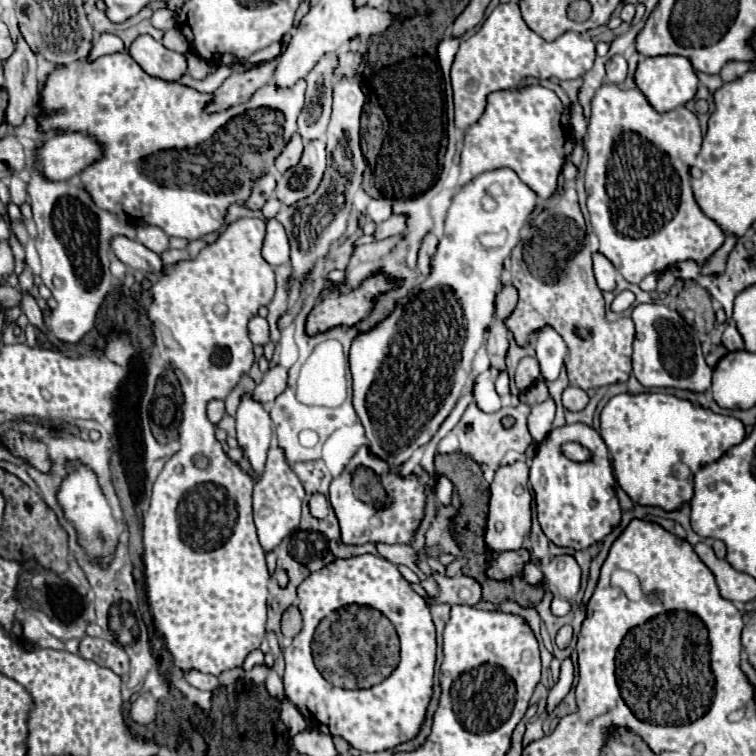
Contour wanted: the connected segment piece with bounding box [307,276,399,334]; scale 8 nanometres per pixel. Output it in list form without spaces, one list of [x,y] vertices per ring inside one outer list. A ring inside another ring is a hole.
[[[375,276],[365,280],[359,288],[355,288],[349,294],[323,298],[307,318],[307,332],[317,334],[337,324],[357,324],[371,312],[375,296],[395,286],[399,286],[399,282],[393,282],[387,276]]]

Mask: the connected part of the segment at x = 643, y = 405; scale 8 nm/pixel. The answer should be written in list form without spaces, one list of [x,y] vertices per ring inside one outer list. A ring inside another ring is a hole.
[[[619,394],[601,412],[601,436],[613,452],[617,482],[631,500],[673,510],[693,496],[693,478],[675,478],[673,466],[687,458],[687,466],[695,474],[701,466],[719,460],[731,446],[741,444],[745,426],[733,416],[715,414],[669,394]]]

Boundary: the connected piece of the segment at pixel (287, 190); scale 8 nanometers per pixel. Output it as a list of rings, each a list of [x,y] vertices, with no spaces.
[[[311,140],[307,142],[303,156],[295,168],[279,174],[277,178],[277,198],[283,204],[295,204],[307,196],[311,196],[323,180],[323,172],[327,168],[327,142]]]

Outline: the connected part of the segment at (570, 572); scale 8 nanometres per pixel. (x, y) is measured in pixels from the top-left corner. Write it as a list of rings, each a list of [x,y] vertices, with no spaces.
[[[569,554],[553,556],[549,562],[539,562],[539,568],[545,576],[545,580],[557,588],[561,598],[575,598],[579,592],[579,580],[581,580],[581,568],[577,560]]]

